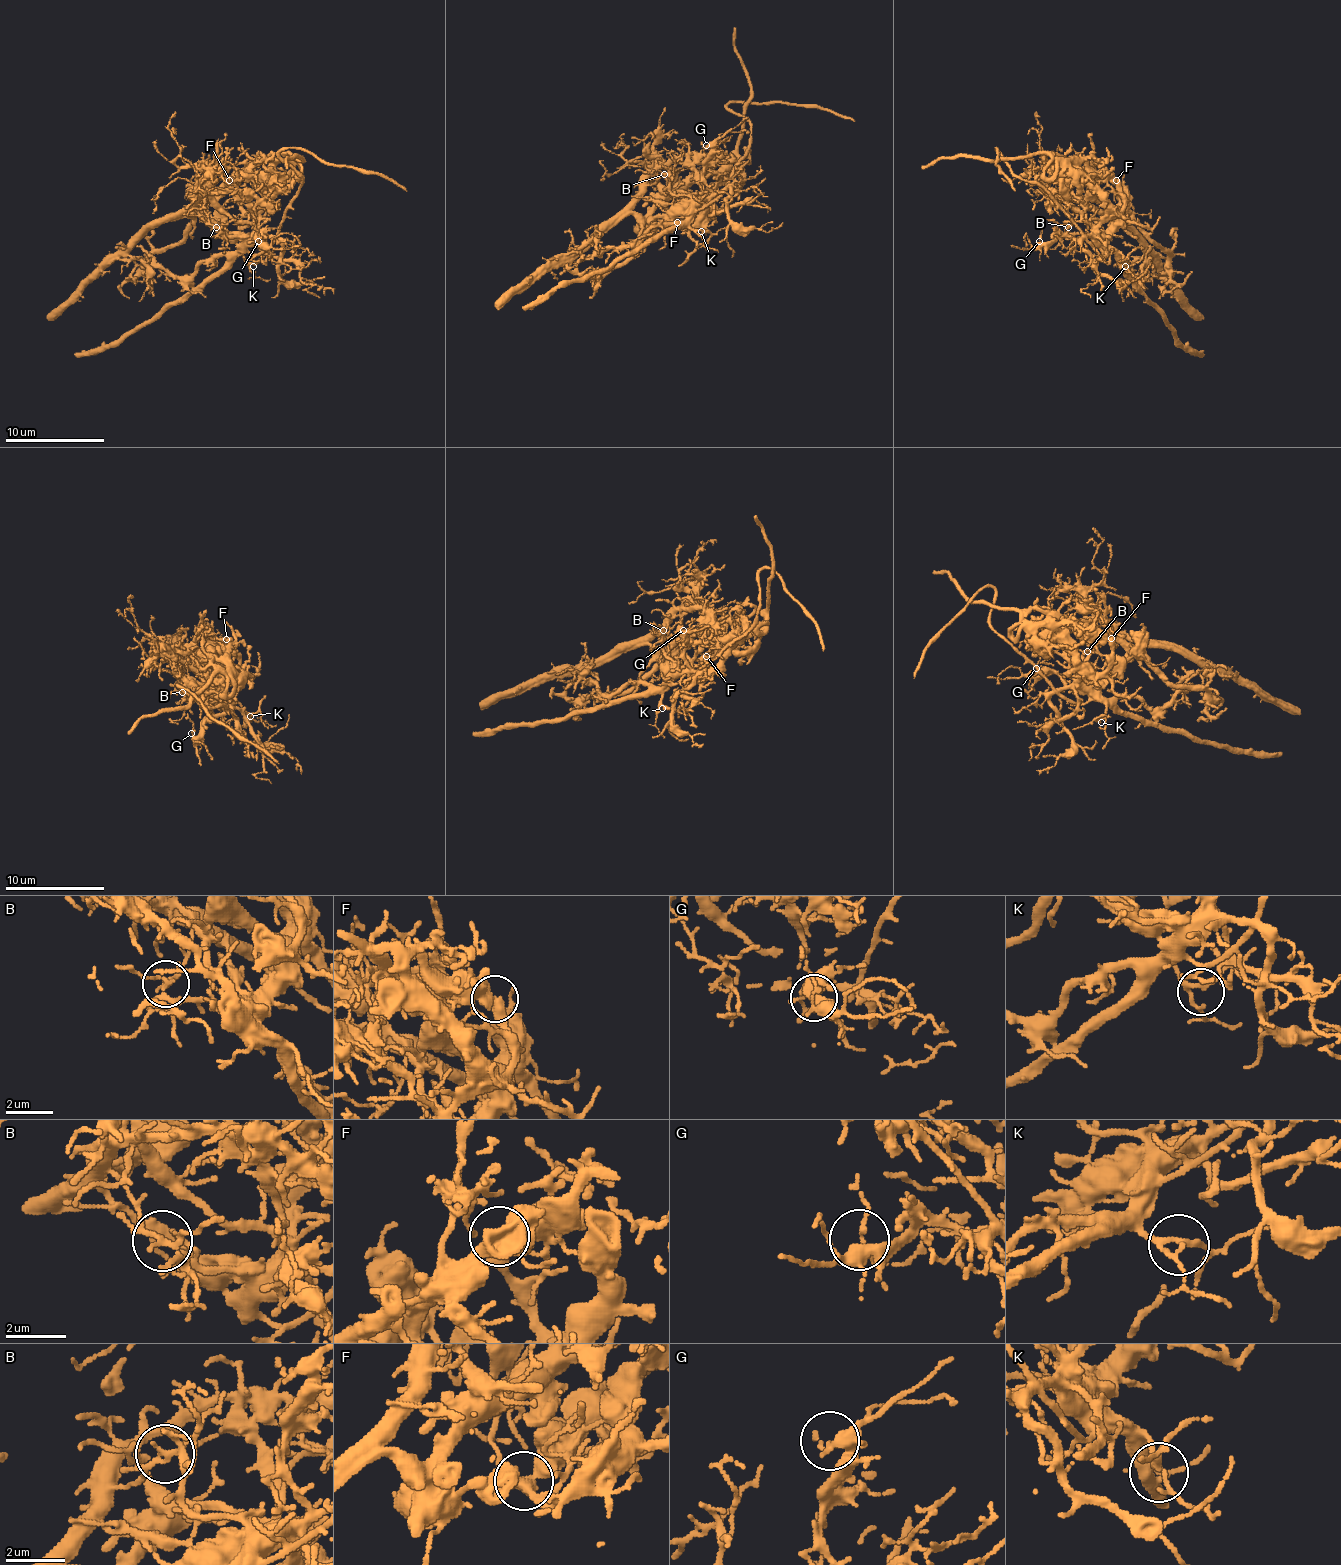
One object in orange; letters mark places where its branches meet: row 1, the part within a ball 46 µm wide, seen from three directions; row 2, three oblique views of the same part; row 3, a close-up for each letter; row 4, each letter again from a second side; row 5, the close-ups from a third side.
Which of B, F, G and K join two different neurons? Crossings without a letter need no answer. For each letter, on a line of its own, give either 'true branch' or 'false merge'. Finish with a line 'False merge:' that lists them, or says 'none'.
B: false merge
F: false merge
G: true branch
K: true branch
False merge: B, F

